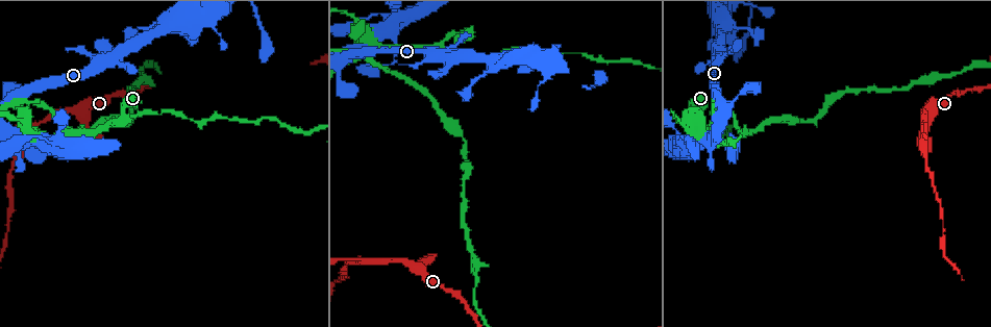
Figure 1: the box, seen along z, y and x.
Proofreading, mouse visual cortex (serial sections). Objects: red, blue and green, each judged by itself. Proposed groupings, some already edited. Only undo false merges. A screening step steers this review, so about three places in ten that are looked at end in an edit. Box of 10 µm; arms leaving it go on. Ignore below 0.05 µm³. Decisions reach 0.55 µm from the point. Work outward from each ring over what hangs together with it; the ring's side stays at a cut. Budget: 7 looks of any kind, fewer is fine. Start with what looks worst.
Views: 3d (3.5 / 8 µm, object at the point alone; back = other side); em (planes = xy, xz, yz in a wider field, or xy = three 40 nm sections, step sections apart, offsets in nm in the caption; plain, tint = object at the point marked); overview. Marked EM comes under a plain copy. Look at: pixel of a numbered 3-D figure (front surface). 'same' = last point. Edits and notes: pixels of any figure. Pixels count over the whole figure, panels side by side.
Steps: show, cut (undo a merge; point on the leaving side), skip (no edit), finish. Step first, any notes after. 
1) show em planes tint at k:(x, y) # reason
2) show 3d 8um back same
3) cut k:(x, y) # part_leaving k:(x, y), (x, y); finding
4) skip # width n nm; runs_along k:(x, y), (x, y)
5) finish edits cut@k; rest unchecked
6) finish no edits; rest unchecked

show 3d 3.5um back at 1:(108, 125) # two arms in line, one across

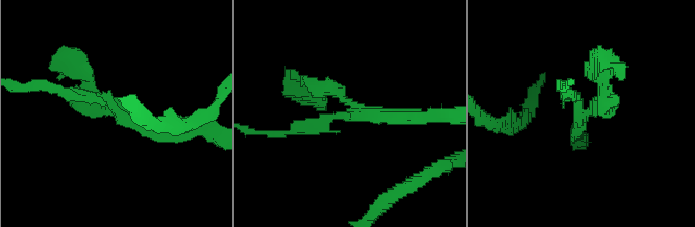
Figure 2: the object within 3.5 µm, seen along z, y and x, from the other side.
cut 2:(322, 129) # part_leaving 2:(123, 115), (155, 133), (206, 133); a second cell is stuck on

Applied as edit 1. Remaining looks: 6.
show overview # see it whole again

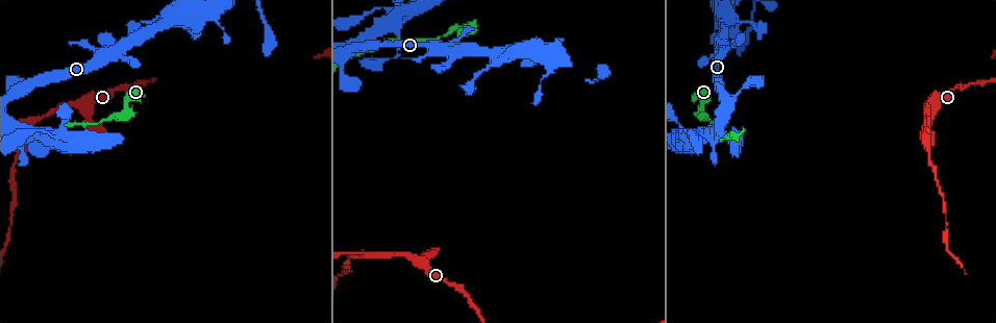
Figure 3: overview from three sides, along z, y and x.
show 3d 8um at 3:(33, 121) # branch point

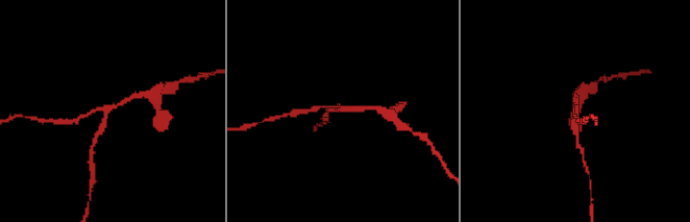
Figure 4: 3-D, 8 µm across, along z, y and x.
show em planes tint same # arms 3; arm_widths 150, 200, 200 nm

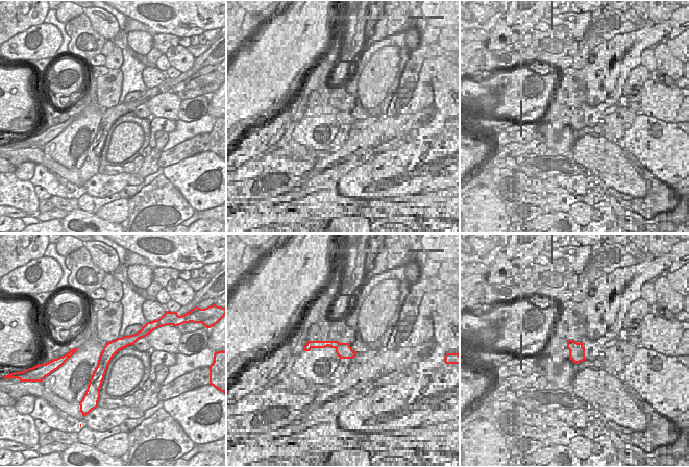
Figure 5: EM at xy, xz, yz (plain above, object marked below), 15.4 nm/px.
cut 4:(101, 128) # a second cell is stuck on

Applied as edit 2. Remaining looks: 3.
finish edits cut@2, cut@4; rest unchecked

